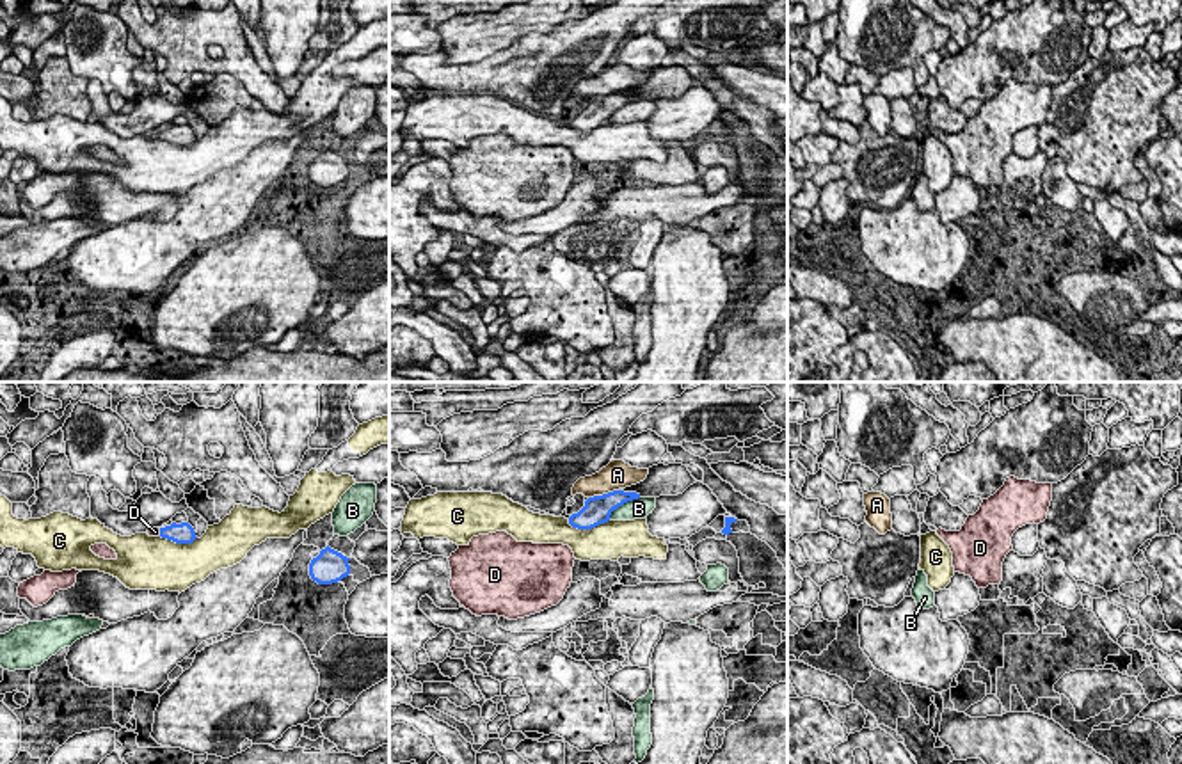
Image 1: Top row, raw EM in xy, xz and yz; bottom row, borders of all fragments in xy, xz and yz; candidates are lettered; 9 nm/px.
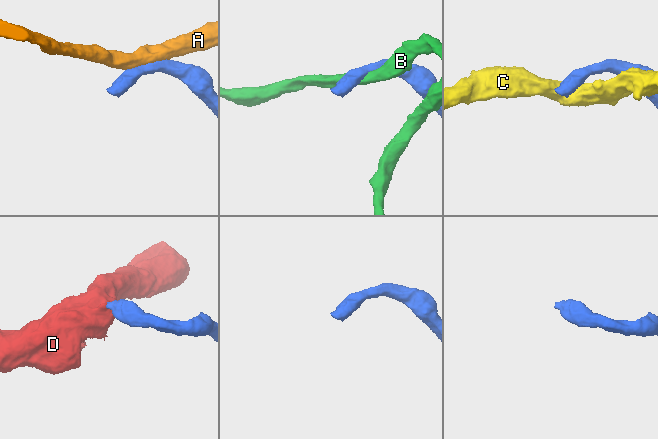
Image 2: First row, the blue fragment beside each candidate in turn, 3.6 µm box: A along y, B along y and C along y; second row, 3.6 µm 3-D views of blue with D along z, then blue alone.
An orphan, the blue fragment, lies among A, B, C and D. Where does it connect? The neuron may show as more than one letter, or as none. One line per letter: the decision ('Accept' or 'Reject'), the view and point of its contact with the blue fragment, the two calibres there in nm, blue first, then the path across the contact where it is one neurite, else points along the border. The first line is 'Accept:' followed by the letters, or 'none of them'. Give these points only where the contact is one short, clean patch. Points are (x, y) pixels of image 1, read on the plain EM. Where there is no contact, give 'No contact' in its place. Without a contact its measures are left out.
Accept: D
A: Reject. Touches blue at xz (603, 96). Thickness 240 nm (blue) against 260 nm
B: Reject. Touches blue at xz (621, 107). Thickness 240 nm (blue) against 190 nm
C: Reject. Touches blue at xz (587, 130). Thickness 240 nm (blue) against 340 nm
D: Accept. Touches blue at xy (160, 134). Thickness 190 nm (blue) against 100 nm. Path across: xy (182, 135), (160, 134), (155, 134)

